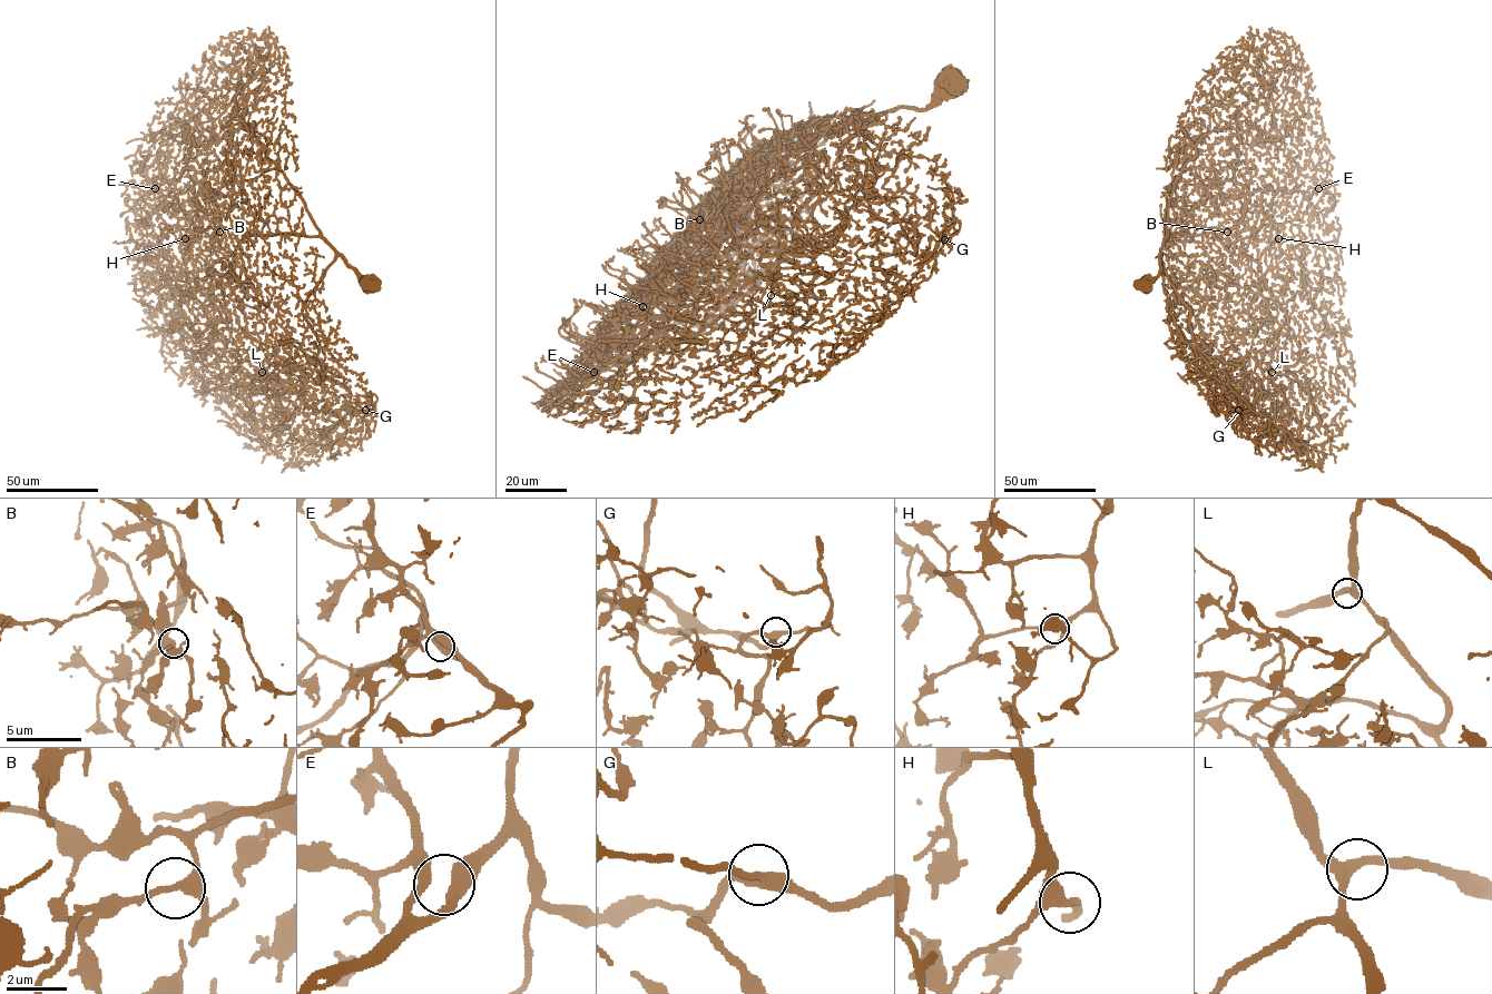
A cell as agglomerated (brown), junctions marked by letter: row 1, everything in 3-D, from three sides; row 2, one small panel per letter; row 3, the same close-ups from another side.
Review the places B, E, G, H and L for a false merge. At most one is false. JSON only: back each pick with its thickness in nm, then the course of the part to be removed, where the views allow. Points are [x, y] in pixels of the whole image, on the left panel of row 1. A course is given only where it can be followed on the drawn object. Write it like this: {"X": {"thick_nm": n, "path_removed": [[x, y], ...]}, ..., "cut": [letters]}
{"cut": []}

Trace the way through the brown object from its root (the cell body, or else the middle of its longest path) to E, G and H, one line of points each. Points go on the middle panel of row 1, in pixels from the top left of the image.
E: (949, 89), (924, 109), (897, 107), (817, 130), (773, 159), (746, 187), (694, 266), (594, 372)
G: (949, 89), (933, 106), (880, 115), (837, 158), (865, 166), (870, 214), (906, 220), (918, 255), (944, 239)
H: (949, 89), (924, 109), (897, 107), (817, 130), (773, 159), (694, 266), (663, 298), (659, 288), (643, 305)

